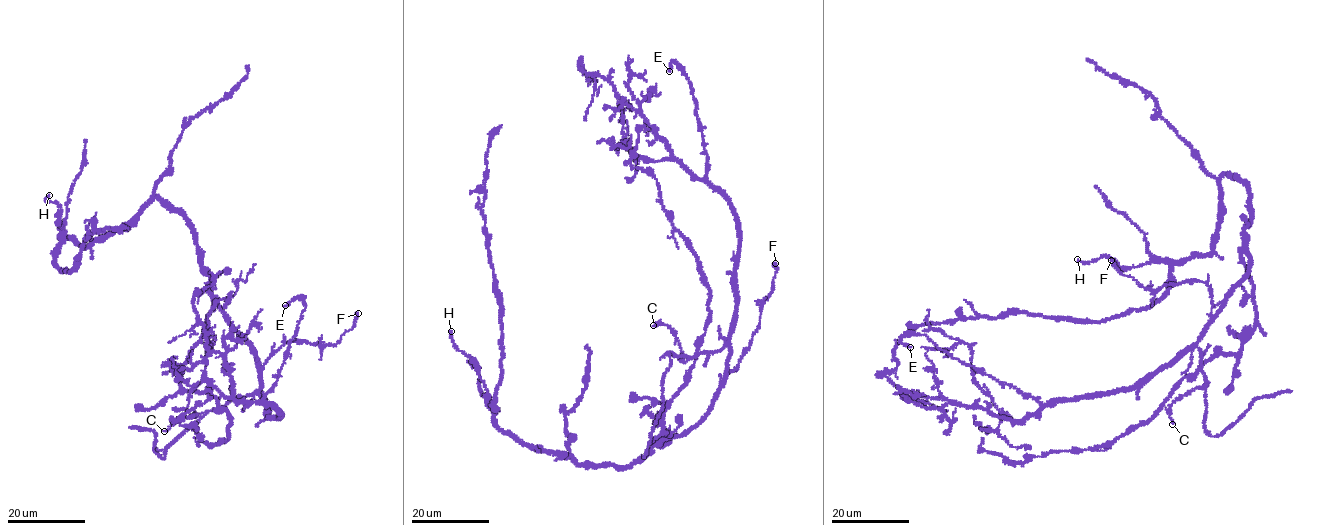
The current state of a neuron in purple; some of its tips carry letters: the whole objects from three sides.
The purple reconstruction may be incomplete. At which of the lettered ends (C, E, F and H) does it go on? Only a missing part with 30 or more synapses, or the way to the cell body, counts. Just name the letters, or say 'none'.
none

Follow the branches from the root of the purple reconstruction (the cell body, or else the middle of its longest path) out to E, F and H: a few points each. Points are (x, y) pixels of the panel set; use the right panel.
E: (1244, 242), (1249, 271), (1204, 335), (1128, 388), (1043, 404), (926, 336), (905, 335), (910, 347)
F: (1244, 242), (1249, 271), (1213, 315), (1207, 283), (1184, 281), (1151, 290), (1124, 275), (1111, 260)
H: (1244, 242), (1249, 191), (1225, 174), (1219, 186), (1220, 220), (1207, 256), (1128, 267), (1106, 255), (1077, 259)

